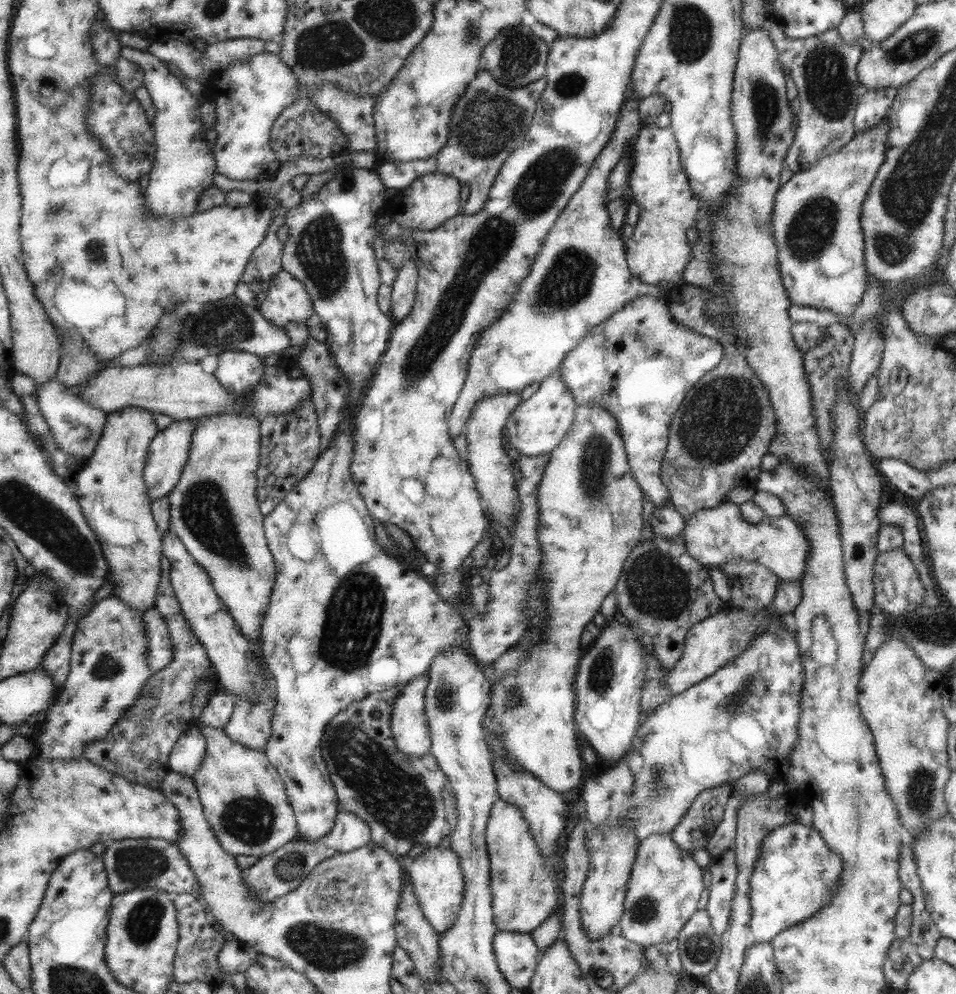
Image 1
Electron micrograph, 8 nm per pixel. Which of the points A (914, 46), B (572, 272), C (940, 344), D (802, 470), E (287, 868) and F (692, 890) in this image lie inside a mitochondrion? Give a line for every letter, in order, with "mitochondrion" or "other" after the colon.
A: mitochondrion
B: mitochondrion
C: other
D: other
E: mitochondrion
F: other

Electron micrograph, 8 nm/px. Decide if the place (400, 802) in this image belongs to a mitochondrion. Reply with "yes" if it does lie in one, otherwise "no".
yes

